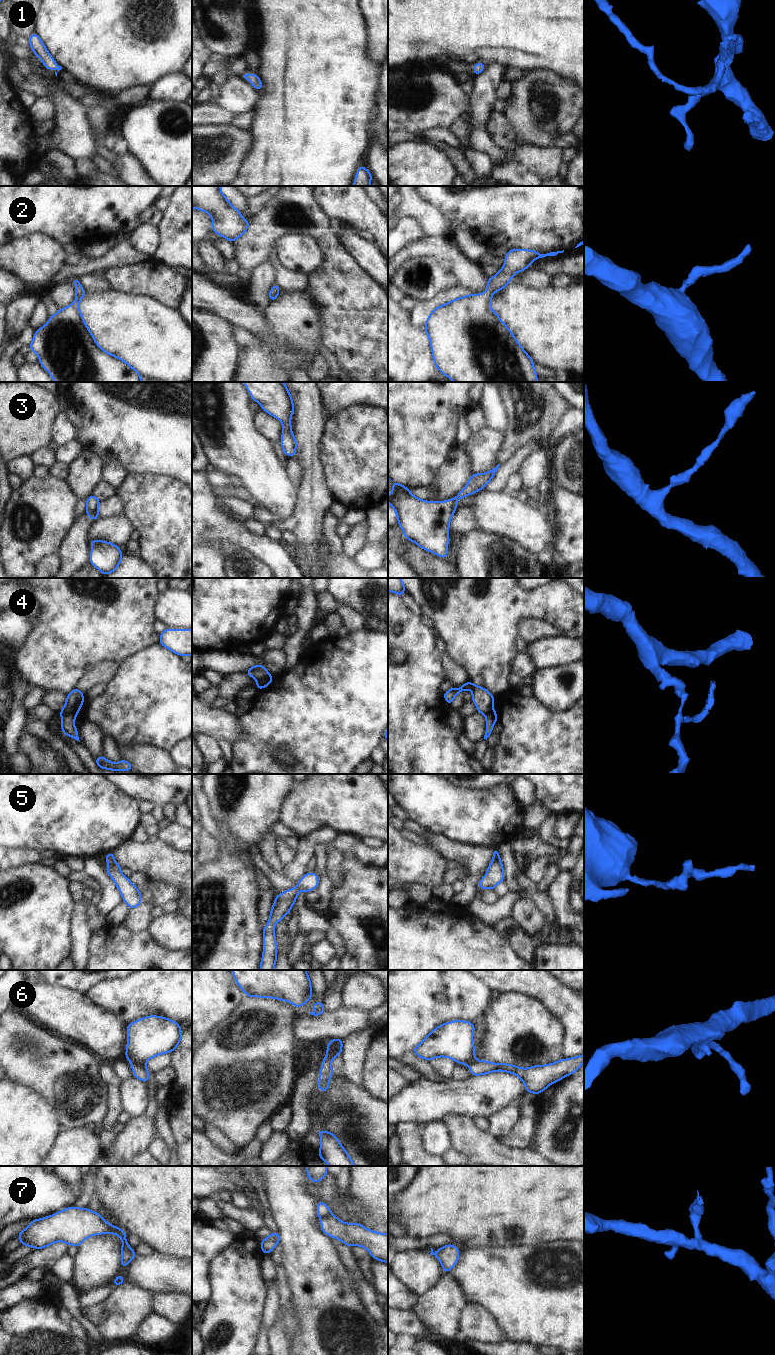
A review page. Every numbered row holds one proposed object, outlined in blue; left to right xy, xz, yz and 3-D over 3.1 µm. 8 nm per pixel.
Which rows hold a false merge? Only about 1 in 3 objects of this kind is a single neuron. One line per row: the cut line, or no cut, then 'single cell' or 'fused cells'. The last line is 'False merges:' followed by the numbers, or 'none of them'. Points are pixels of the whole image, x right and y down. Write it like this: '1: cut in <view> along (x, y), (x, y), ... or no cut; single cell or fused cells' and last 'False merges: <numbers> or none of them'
1: no cut; single cell
2: no cut; single cell
3: no cut; single cell
4: cut in xz along (257, 679), (267, 679), (270, 682); fused cells
5: no cut; single cell
6: cut in xy along (131, 1062), (144, 1065); fused cells
7: cut in xz along (330, 1213), (320, 1219); fused cells
False merges: 4, 6, 7

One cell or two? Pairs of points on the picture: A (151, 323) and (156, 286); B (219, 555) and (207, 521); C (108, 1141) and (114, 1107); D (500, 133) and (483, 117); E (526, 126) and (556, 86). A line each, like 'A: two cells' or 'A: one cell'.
A: two cells
B: two cells
C: one cell
D: two cells
E: one cell

